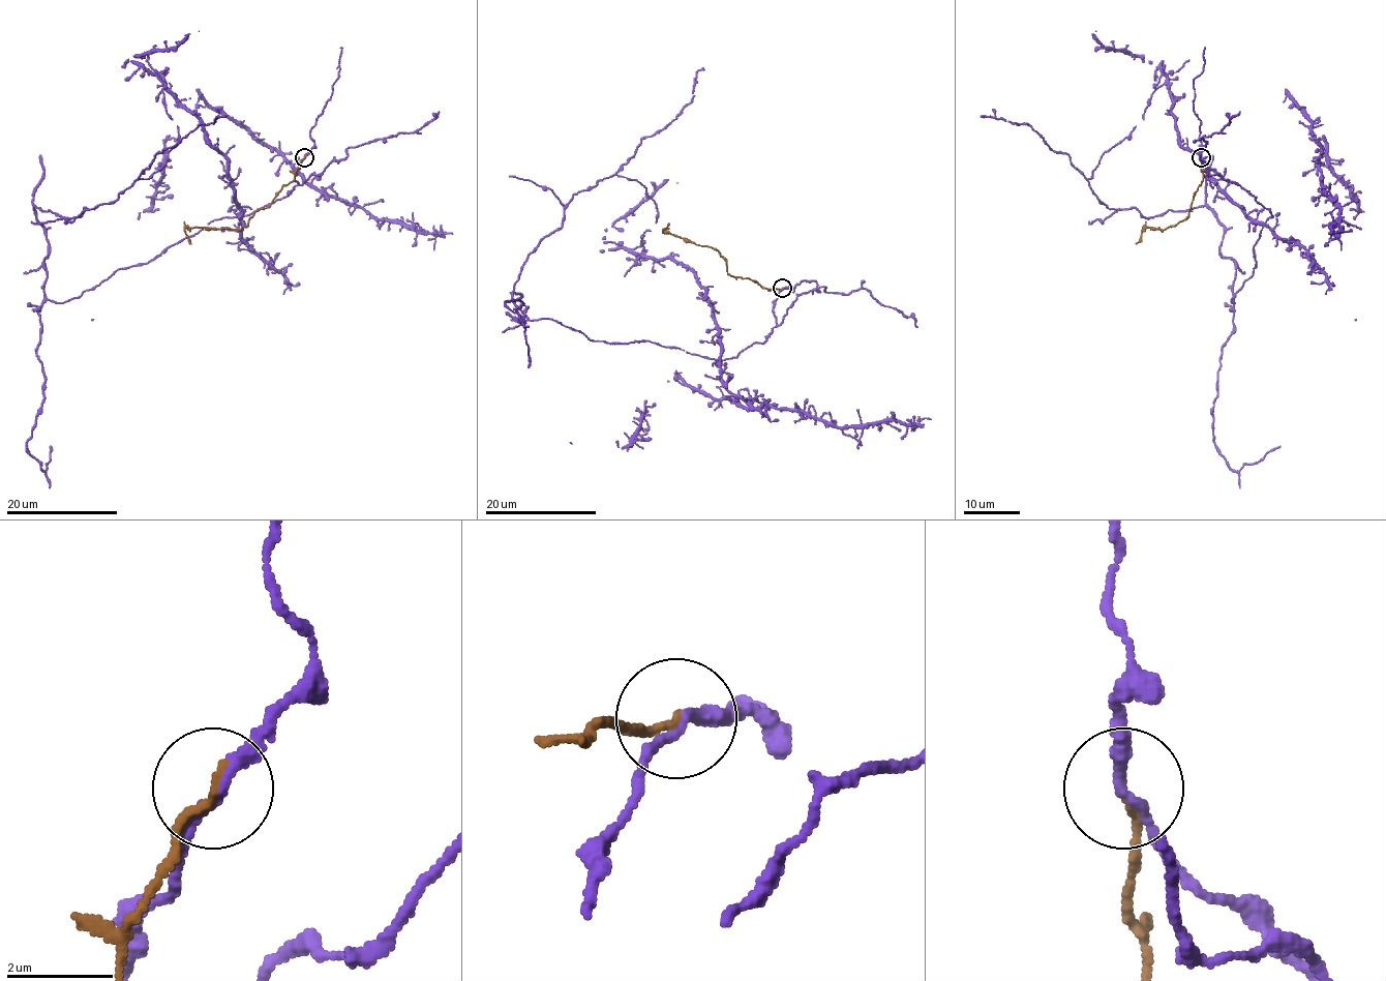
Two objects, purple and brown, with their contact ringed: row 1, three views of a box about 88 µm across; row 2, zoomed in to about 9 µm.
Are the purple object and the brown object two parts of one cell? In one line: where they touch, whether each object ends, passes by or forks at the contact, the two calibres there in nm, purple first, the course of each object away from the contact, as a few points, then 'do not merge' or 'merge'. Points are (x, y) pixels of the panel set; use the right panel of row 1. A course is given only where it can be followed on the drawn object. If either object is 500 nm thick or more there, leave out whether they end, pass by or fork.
(1201, 157) | purple passes by | brown ends | 240/200 nm | purple via (1200, 157), (1272, 216), (1232, 302), (1214, 213), (1110, 209), (1030, 125), (980, 116) | brown via (1200, 157), (1203, 180), (1198, 186), (1189, 214), (1163, 230), (1143, 227), (1136, 244) | do not merge

